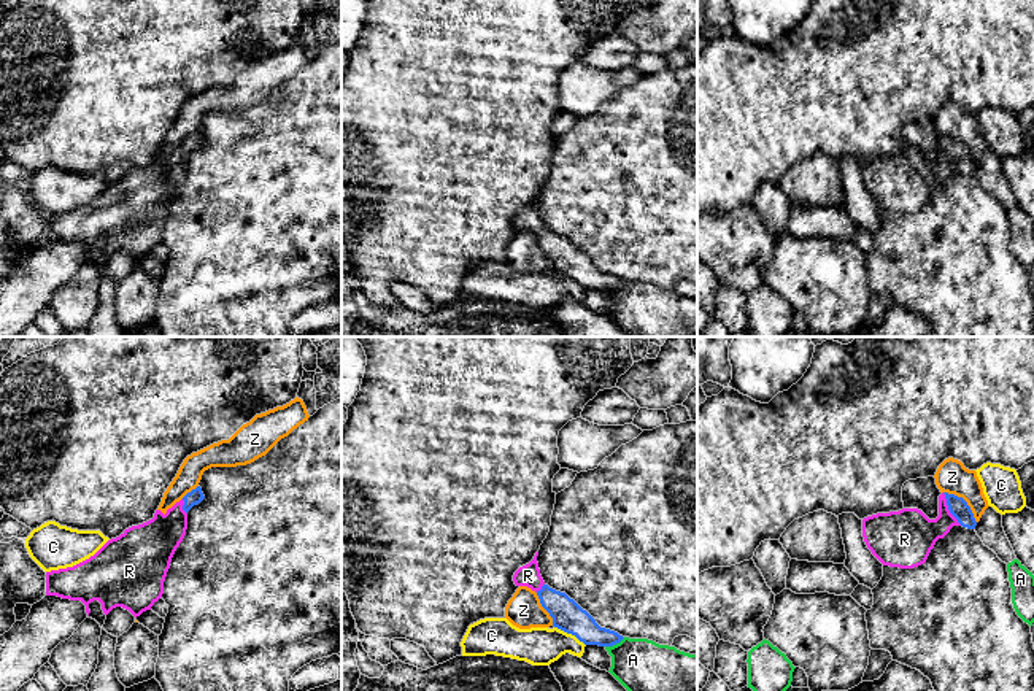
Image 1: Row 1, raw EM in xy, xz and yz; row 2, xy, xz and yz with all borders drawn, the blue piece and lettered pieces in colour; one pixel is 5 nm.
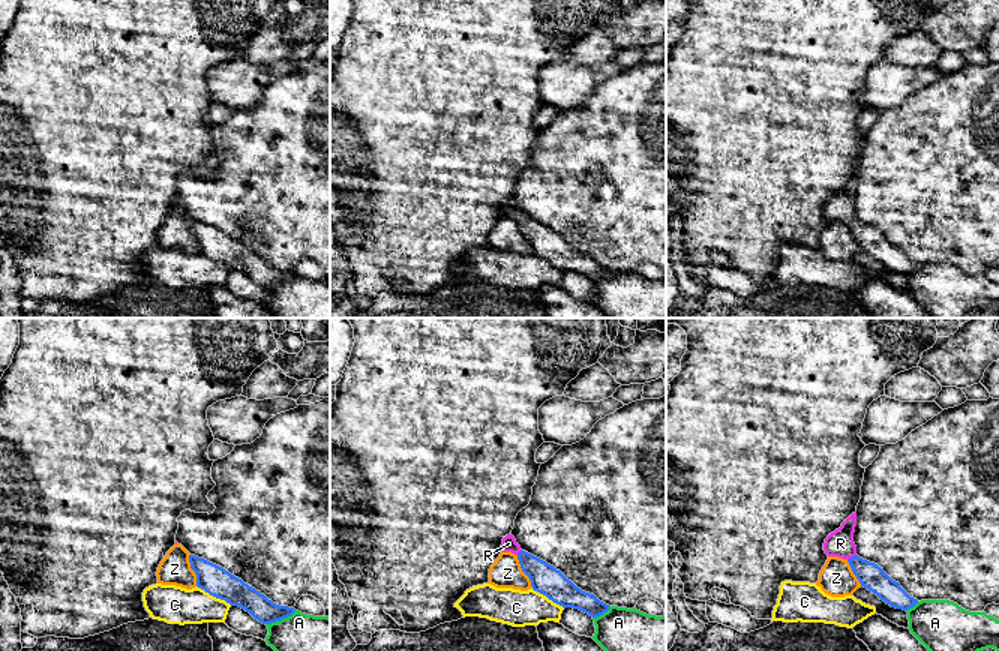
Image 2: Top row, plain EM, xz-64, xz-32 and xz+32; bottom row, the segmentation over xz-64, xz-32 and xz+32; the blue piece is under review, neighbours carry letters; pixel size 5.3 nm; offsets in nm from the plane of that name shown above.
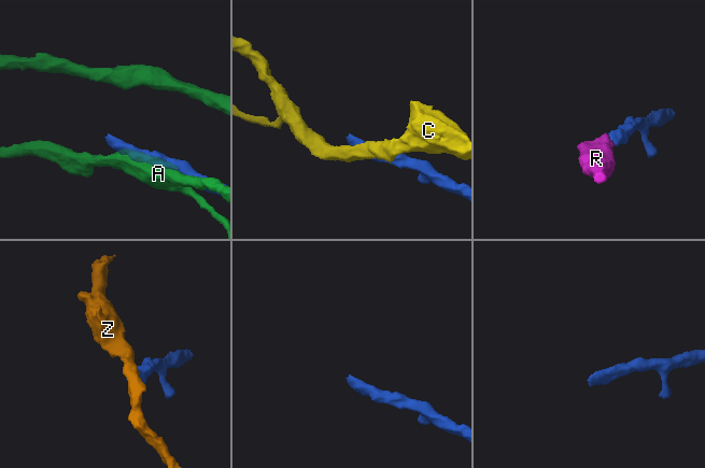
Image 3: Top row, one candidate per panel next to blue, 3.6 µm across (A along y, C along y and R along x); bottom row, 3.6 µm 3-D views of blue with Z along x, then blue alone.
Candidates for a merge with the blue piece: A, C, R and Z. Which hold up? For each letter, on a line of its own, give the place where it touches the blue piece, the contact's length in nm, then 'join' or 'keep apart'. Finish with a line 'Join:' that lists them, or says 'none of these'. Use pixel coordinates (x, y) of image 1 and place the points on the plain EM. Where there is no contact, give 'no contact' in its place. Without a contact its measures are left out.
A: meets blue in xz at (615, 288); contact 120 nm long; keep apart
C: meets blue in xz at (571, 277); contact 190 nm long; keep apart
R: meets blue in yz at (949, 153); contact 190 nm long; join
Z: meets blue in yz at (964, 145); contact 240 nm long; keep apart
Join: R

